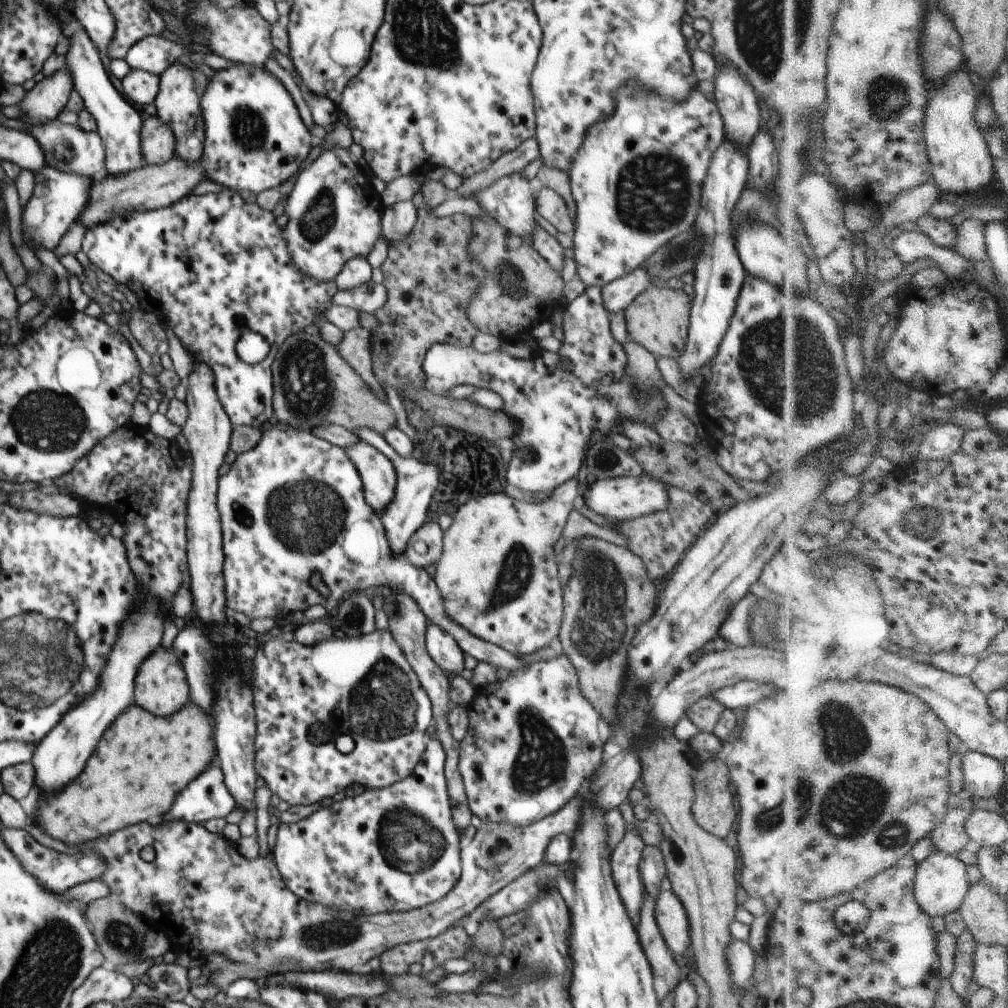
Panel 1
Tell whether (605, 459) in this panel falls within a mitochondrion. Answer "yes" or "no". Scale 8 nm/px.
yes

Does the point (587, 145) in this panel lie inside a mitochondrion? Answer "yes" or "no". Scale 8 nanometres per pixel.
no

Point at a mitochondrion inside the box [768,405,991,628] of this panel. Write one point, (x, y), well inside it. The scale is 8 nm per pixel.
(921, 508)

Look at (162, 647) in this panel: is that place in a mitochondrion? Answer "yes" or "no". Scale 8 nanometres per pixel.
no

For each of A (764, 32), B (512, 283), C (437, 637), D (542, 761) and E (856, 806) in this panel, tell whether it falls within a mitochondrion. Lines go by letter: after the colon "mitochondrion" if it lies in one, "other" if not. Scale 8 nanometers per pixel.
A: mitochondrion
B: mitochondrion
C: other
D: mitochondrion
E: mitochondrion

